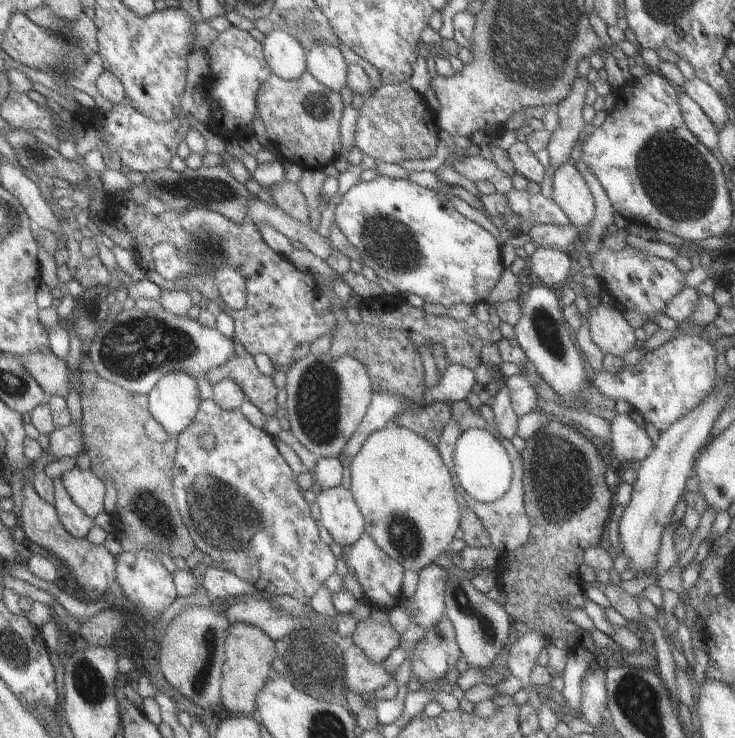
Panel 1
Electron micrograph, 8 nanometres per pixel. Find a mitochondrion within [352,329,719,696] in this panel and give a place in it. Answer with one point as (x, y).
(559, 496)

